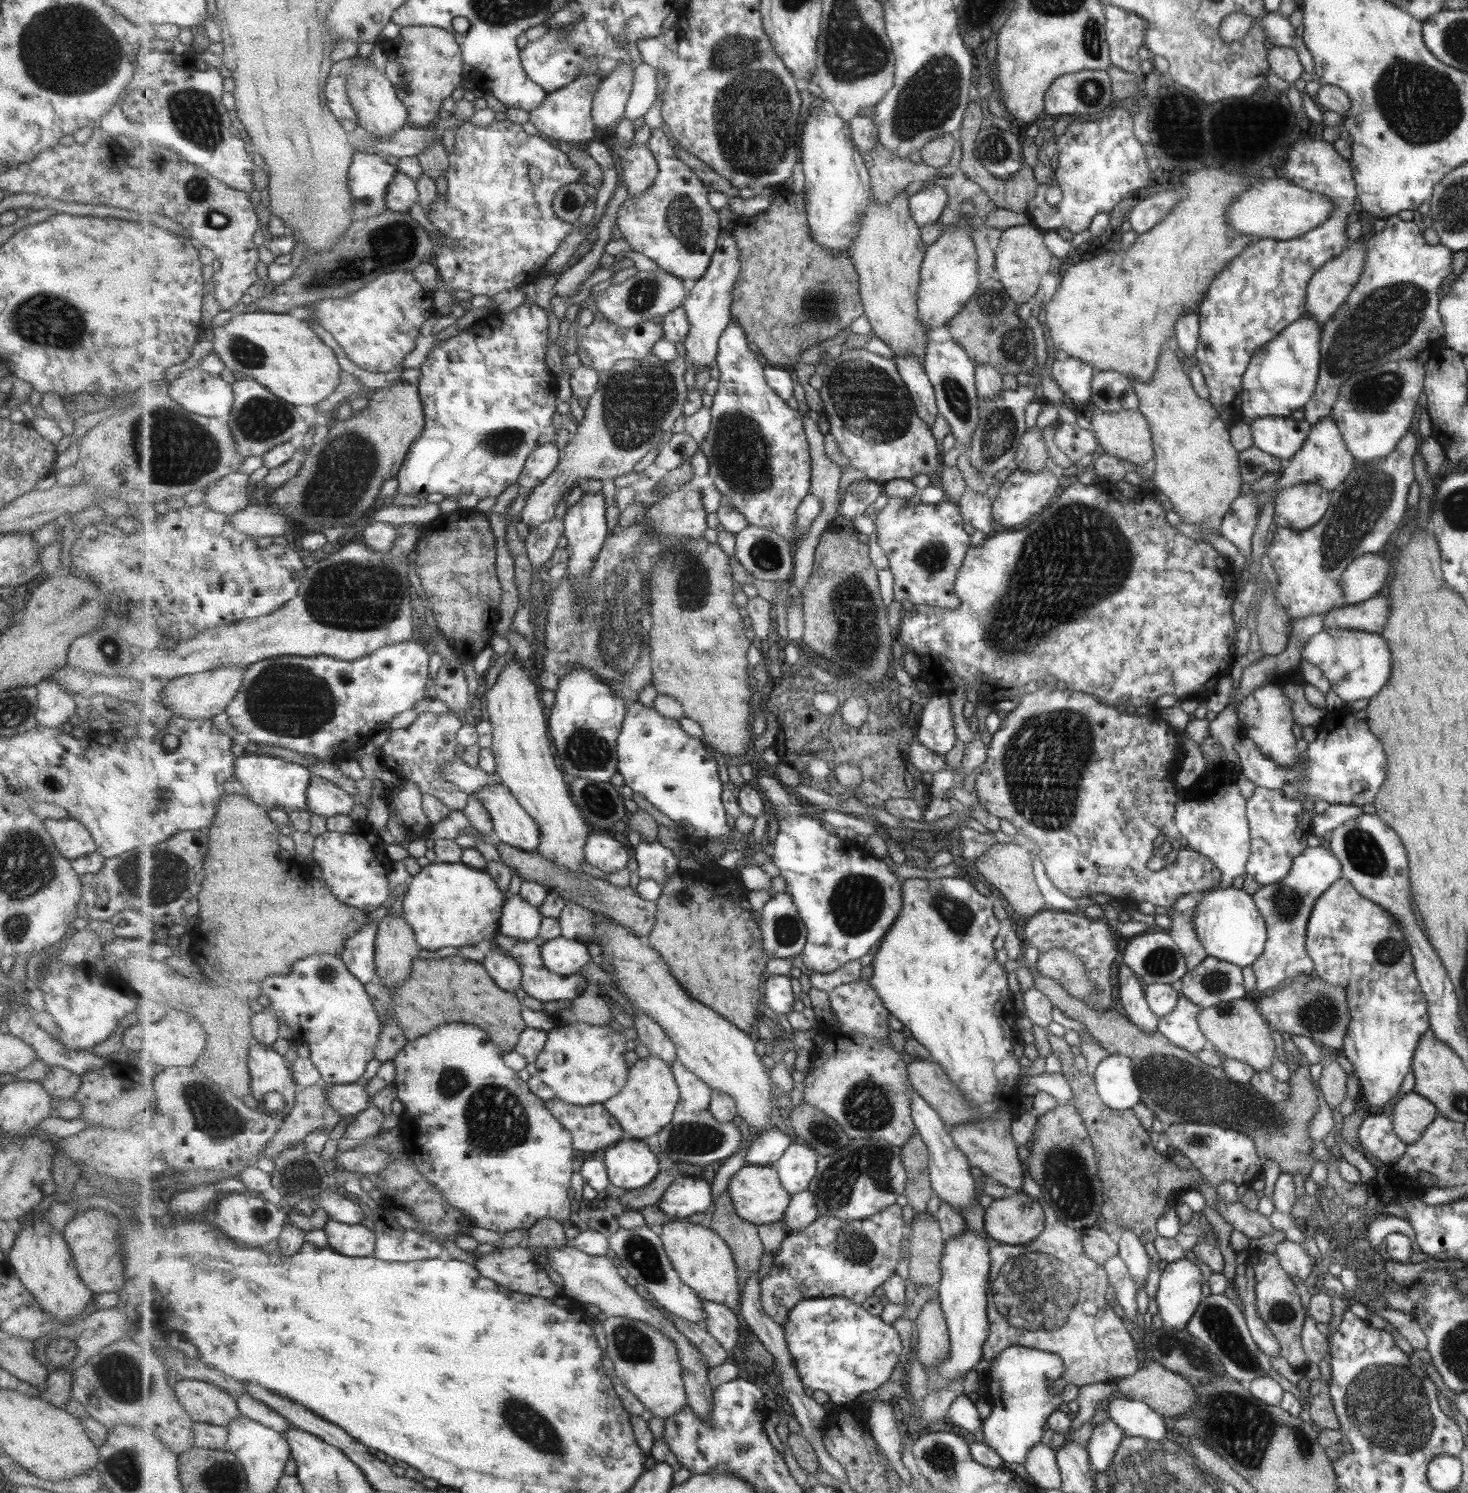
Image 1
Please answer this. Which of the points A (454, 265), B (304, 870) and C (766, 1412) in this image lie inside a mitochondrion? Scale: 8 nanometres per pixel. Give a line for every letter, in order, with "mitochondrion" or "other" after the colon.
A: other
B: other
C: other

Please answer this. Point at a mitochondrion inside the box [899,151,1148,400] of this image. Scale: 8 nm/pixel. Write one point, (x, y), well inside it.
(990, 300)

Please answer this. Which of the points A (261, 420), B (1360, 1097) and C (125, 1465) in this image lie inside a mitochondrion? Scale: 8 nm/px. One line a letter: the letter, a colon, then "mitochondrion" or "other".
A: mitochondrion
B: other
C: mitochondrion

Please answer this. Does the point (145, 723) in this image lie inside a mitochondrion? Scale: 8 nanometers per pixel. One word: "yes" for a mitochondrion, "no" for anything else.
no

